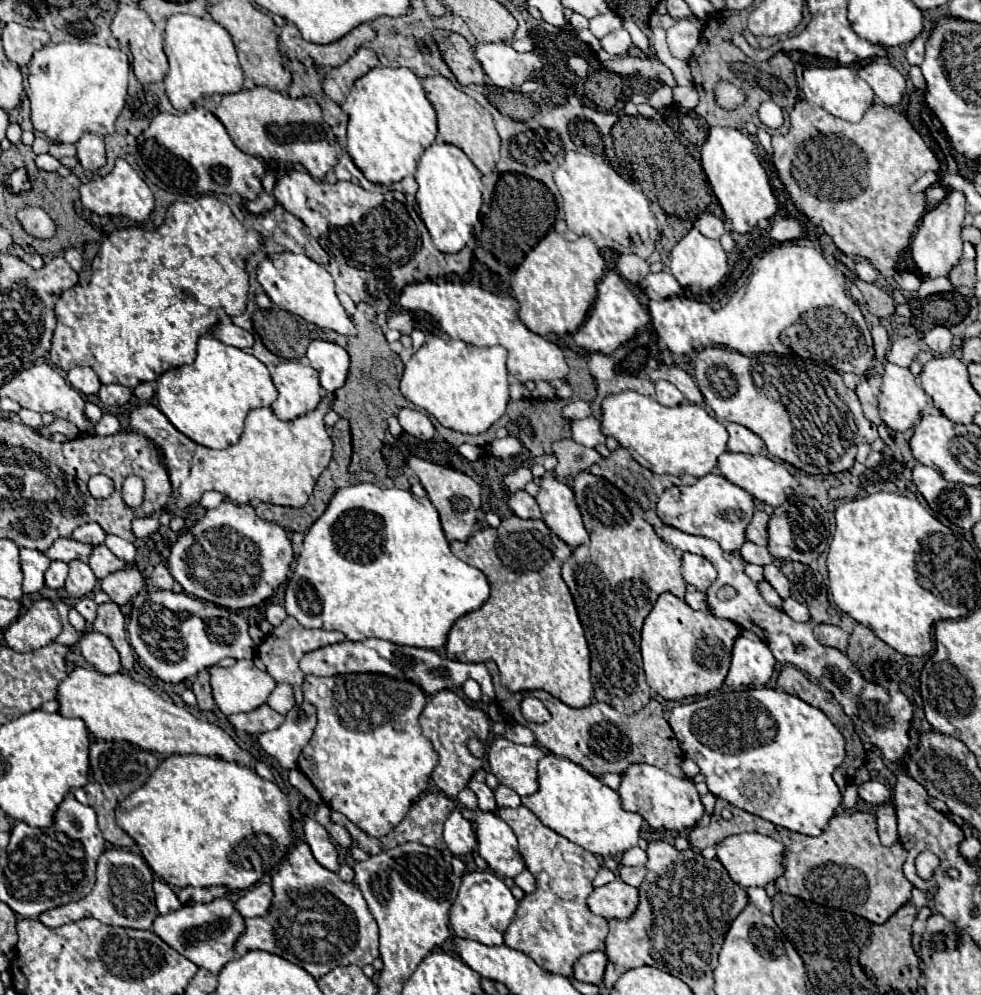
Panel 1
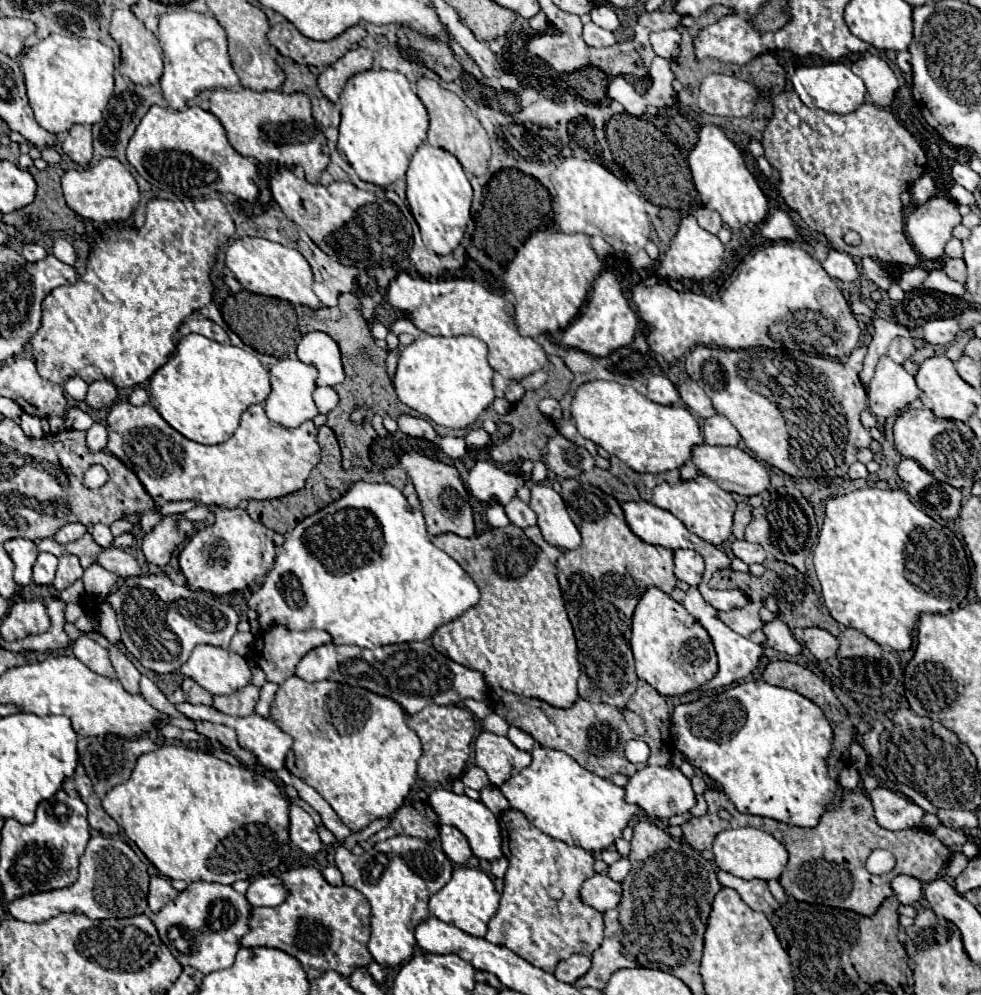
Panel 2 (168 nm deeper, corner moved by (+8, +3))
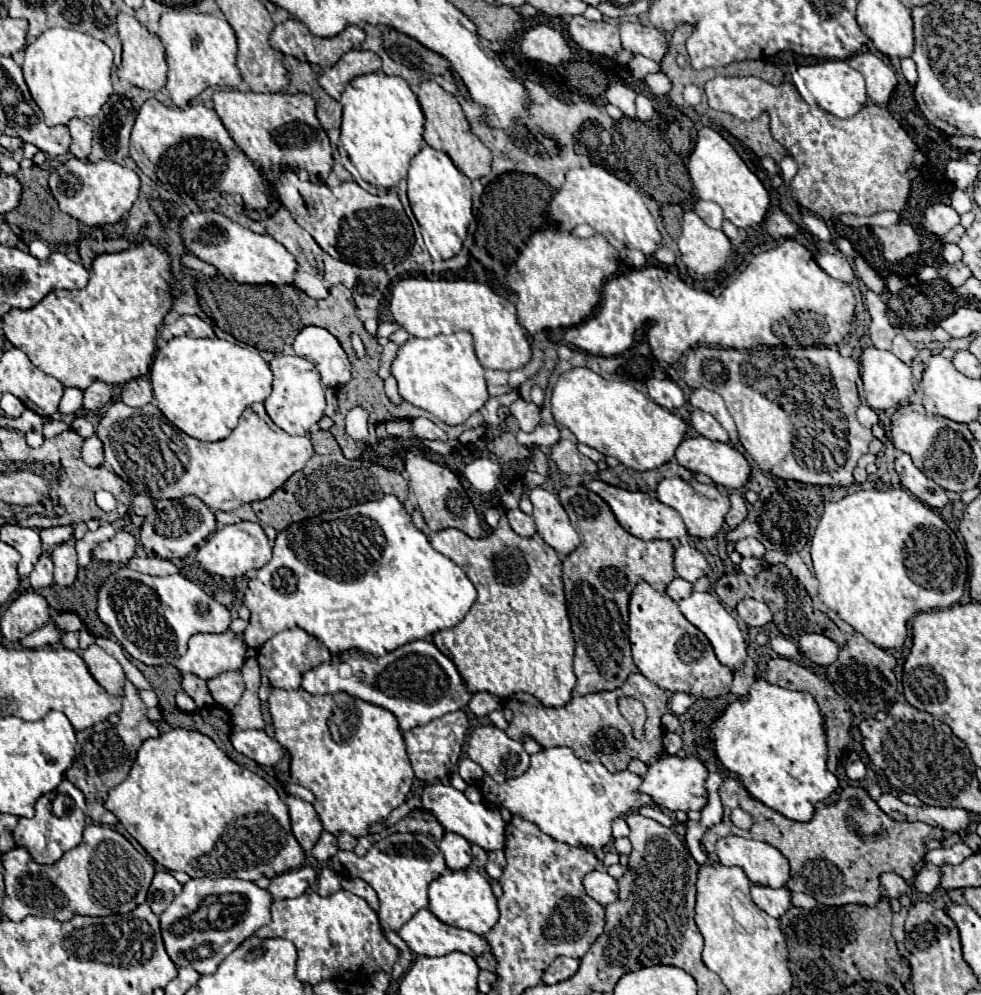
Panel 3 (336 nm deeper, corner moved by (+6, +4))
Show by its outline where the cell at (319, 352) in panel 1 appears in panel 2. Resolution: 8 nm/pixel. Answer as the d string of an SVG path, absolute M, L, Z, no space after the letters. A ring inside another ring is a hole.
M325 332L305 334L297 344L297 358L319 370L317 386L335 386L345 378L339 346Z

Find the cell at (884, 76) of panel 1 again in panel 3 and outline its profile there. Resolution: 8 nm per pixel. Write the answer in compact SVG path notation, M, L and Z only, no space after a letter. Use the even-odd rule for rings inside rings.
M873 53L853 55L847 59L847 63L865 77L867 95L873 99L873 103L887 105L887 101L897 85L895 71L889 65L885 65L879 57L875 57Z

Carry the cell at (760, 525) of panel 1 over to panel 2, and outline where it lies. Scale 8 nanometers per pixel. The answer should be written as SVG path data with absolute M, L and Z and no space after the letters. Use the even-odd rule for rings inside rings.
M739 502L737 504L737 510L735 510L735 518L733 518L733 536L737 540L743 540L745 526L749 522L751 522L751 506L745 504L745 502Z

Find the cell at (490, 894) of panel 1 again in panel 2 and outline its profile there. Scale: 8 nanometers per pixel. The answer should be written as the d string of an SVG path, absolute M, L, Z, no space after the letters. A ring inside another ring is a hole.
M457 866L453 870L451 880L429 898L429 912L437 916L443 922L455 924L457 928L463 928L463 932L471 936L485 936L487 932L487 922L495 916L499 906L499 894L491 882L491 878L477 868L467 868L467 866Z

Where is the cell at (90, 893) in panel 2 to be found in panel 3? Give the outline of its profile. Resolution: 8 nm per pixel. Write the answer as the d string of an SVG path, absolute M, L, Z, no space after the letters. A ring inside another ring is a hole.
M87 825L81 845L67 851L57 865L37 865L21 847L7 851L3 865L3 915L11 921L23 921L27 915L69 921L75 915L111 915L109 909L113 913L129 913L145 903L147 889L155 875L147 855L139 853L121 833L101 825Z

